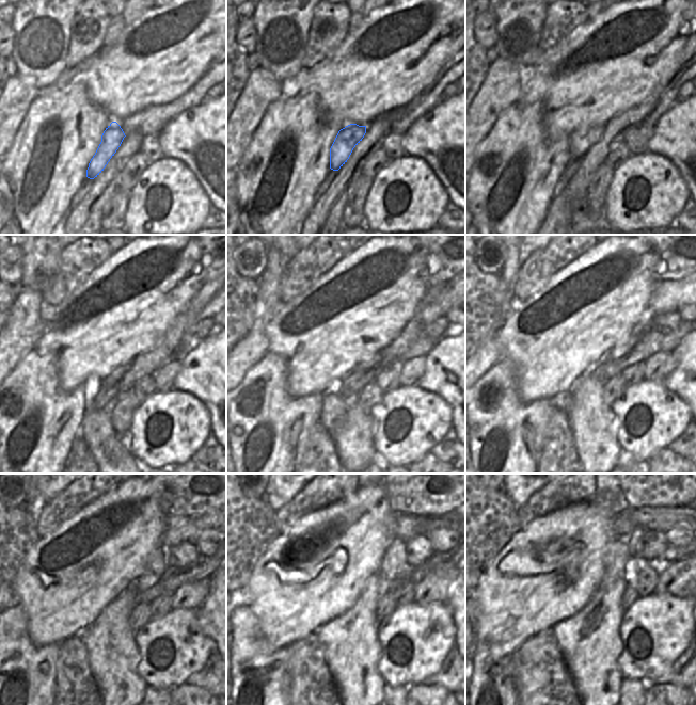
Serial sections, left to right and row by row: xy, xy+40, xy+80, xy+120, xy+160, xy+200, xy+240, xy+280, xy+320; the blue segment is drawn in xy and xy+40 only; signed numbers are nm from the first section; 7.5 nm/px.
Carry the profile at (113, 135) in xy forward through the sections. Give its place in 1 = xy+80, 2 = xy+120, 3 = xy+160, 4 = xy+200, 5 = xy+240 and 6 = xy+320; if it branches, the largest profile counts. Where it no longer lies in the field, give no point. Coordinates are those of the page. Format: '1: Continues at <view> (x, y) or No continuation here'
1: Continues at xy+80 (582, 141)
2: Continues at xy+120 (114, 378)
3: Continues at xy+160 (377, 357)
4: Continues at xy+200 (621, 349)
5: Continues at xy+240 (157, 564)
6: Continues at xy+320 (634, 562)

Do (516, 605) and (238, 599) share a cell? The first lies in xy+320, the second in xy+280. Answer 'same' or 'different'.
different

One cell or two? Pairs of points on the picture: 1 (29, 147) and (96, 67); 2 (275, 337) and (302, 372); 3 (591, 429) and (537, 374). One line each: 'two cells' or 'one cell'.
1: two cells
2: one cell
3: two cells

